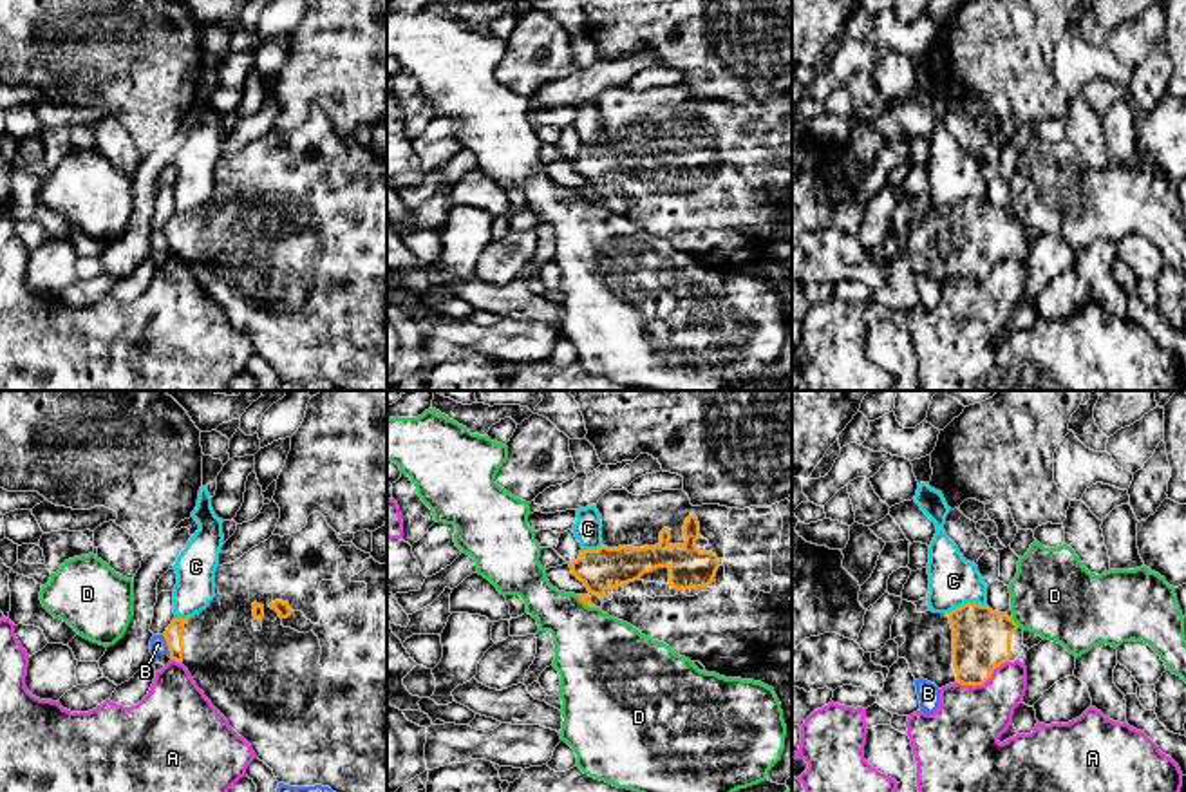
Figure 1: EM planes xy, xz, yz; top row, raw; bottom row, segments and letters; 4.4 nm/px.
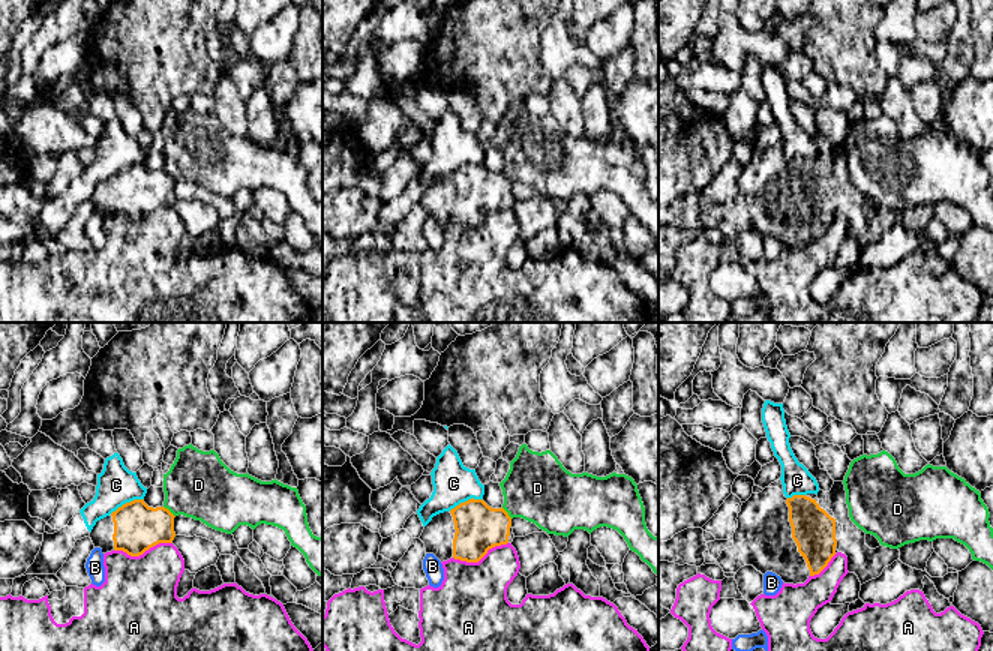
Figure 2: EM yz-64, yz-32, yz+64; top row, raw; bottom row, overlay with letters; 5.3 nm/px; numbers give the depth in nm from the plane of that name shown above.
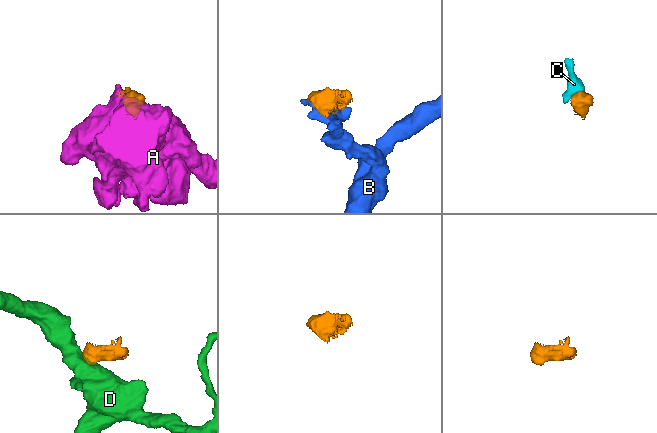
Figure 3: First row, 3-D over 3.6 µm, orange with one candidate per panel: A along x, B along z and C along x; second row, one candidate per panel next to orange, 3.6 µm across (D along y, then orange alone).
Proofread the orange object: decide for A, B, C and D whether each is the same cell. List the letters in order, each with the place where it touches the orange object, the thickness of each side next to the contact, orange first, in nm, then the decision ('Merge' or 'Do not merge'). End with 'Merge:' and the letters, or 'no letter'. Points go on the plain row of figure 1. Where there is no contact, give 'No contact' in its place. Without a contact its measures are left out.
A: Touches orange at yz (982, 279). Thickness 260 nm (orange) against 320 nm. Do not merge
B: Touches orange at xy (167, 239). Thickness 80 nm (orange) against 80 nm. Do not merge
C: Touches orange at yz (968, 198). Thickness 260 nm (orange) against 220 nm. Do not merge
D: Touches orange at yz (1013, 216). Thickness 260 nm (orange) against 380 nm. Do not merge
Merge: no letter

